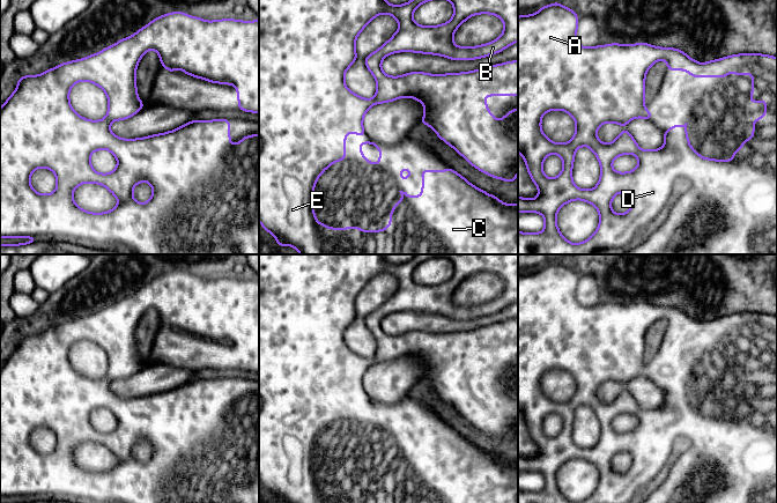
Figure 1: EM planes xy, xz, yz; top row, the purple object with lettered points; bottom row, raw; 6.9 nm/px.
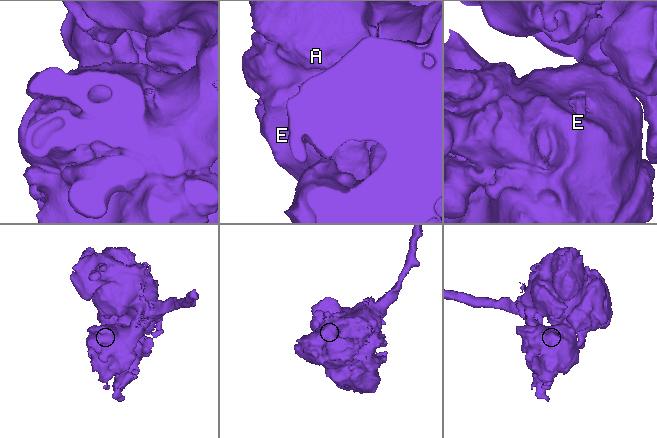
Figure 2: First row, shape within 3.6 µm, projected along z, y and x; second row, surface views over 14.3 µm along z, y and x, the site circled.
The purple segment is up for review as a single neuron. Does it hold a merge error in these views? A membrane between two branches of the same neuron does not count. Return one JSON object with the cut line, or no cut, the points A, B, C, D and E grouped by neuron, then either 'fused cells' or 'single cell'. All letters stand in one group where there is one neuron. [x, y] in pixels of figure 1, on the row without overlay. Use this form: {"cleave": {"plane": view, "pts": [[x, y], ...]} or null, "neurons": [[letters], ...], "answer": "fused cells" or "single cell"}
{"cleave": null, "neurons": [["A", "B", "C", "D", "E"]], "answer": "single cell"}

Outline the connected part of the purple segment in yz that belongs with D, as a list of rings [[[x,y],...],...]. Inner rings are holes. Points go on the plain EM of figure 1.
[[[554,261],[552,264],[543,265],[539,268],[538,272],[534,272],[532,274],[518,275],[518,327],[523,326],[525,328],[523,335],[518,332],[518,364],[530,364],[532,367],[531,369],[518,369],[518,412],[523,414],[527,427],[527,431],[539,449],[539,453],[534,458],[525,458],[518,454],[518,472],[540,472],[545,478],[545,488],[541,491],[534,493],[518,490],[518,503],[574,503],[565,498],[560,491],[556,482],[556,473],[558,468],[567,461],[577,458],[593,464],[597,467],[600,475],[599,484],[595,491],[589,498],[578,503],[777,503],[777,317],[768,313],[742,312],[724,316],[712,320],[700,321],[693,319],[682,309],[673,306],[658,306],[648,302],[637,302],[631,304],[612,302],[608,304],[583,306],[578,303],[576,297],[577,287],[578,274],[572,268],[564,266],[560,261]],[[661,318],[664,318],[667,321],[667,330],[687,330],[689,332],[689,335],[693,336],[726,336],[731,330],[735,331],[735,336],[739,336],[742,333],[750,333],[753,335],[752,354],[749,361],[757,362],[761,360],[765,360],[765,371],[761,377],[753,379],[753,395],[750,398],[743,398],[742,405],[738,407],[735,410],[733,410],[733,416],[731,420],[705,417],[701,415],[697,410],[695,410],[691,407],[687,394],[688,382],[686,382],[683,385],[673,384],[671,387],[666,389],[664,391],[664,405],[660,408],[653,409],[642,409],[638,406],[635,398],[632,397],[632,394],[627,389],[623,389],[621,393],[612,402],[602,402],[597,397],[597,390],[599,385],[605,382],[615,382],[617,384],[626,385],[634,377],[645,377],[652,379],[653,376],[651,371],[645,367],[644,362],[645,335],[648,328]],[[552,369],[561,369],[568,371],[576,382],[576,392],[572,395],[572,398],[567,402],[556,402],[549,399],[542,392],[541,377],[545,372]],[[582,405],[589,406],[595,413],[601,426],[600,438],[597,445],[592,449],[580,449],[572,441],[572,424],[575,420],[575,412]],[[549,413],[556,413],[563,420],[563,428],[561,432],[555,437],[546,436],[542,430],[543,420]],[[624,413],[635,414],[639,420],[638,424],[636,428],[629,431],[616,431],[612,427],[612,422],[616,416]],[[622,451],[629,452],[631,454],[632,464],[626,473],[620,474],[615,473],[612,469],[610,463],[613,457],[617,452]]]

